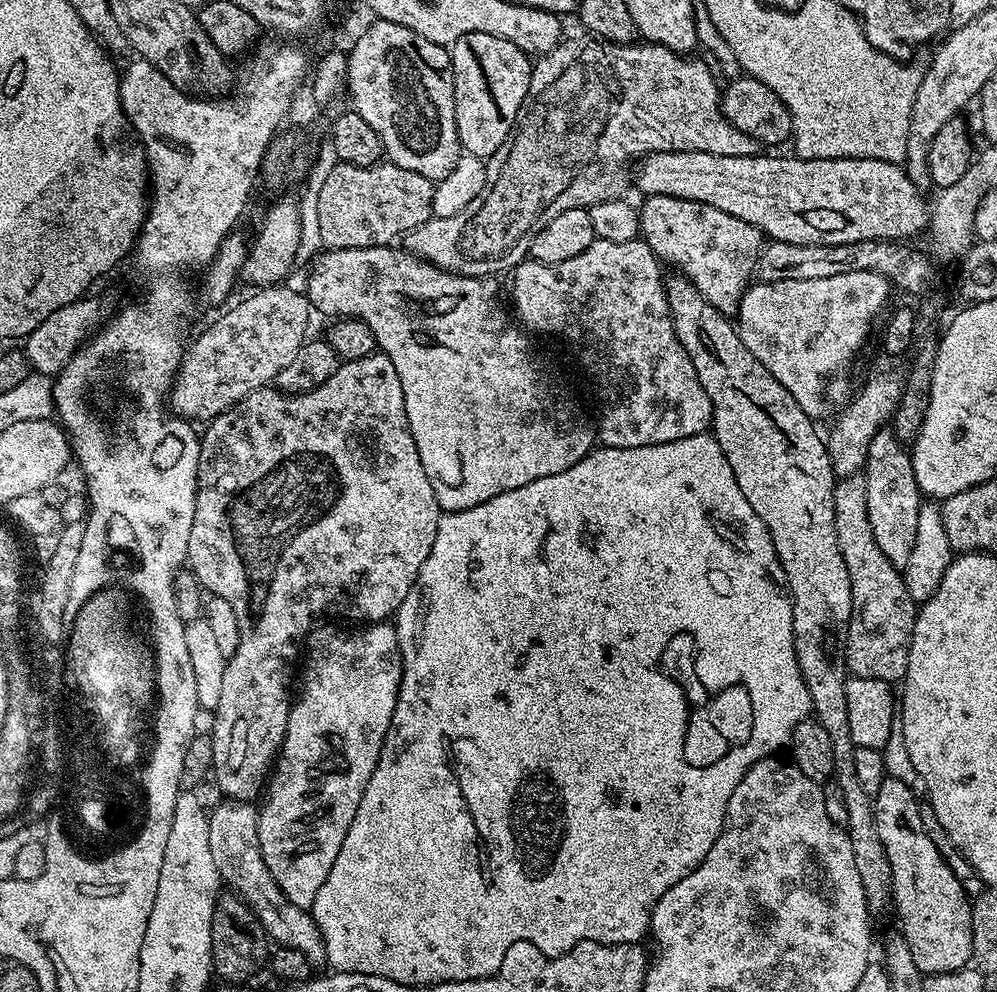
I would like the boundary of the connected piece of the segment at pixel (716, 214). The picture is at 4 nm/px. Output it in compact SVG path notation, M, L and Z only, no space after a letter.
M650 196L639 205L640 236L648 244L649 249L660 262L665 265L677 264L679 271L687 276L694 286L707 300L713 301L712 292L716 292L716 276L720 276L720 236L724 236L724 220L728 220L728 228L749 228L750 222L742 222L742 218L734 218L734 214L726 214L726 210L718 210L715 206L670 198L669 196Z

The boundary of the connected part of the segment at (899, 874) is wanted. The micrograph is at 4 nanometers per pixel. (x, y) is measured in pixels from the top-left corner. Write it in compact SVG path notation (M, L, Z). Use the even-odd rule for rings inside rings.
M885 775L882 786L878 786L872 801L874 806L874 822L878 822L878 838L882 838L882 846L886 846L886 858L890 858L892 871L892 898L894 912L900 915L899 931L904 933L910 946L910 954L914 954L914 962L918 970L927 975L953 972L965 967L972 958L972 927L970 926L969 893L964 893L956 872L944 861L938 845L932 841L928 828L924 825L924 816L920 813L920 804L916 801L913 785Z

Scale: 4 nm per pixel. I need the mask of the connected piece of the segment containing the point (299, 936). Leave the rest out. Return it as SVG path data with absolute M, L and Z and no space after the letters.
M248 802L223 803L208 812L210 854L214 858L214 866L218 866L221 881L252 907L273 945L302 950L313 966L323 965L326 960L324 938L311 911L289 902L262 858L262 846L258 842L257 809Z

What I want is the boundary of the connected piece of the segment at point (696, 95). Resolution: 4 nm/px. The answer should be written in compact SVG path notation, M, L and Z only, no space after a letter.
M599 38L584 39L588 40L561 39L551 52L541 55L533 63L530 90L526 90L526 98L518 110L518 118L514 122L512 132L506 138L506 142L502 142L500 156L487 157L486 178L488 185L484 188L484 195L466 210L462 210L458 214L450 214L450 218L433 216L425 224L408 233L402 240L403 247L407 251L420 257L421 260L428 261L435 268L441 268L444 272L453 272L459 276L491 276L496 278L499 277L499 272L511 273L520 263L529 259L532 243L538 230L542 230L550 221L558 218L558 214L575 208L589 209L598 202L621 199L625 195L624 191L630 188L630 164L628 168L628 160L635 161L639 157L649 156L651 152L681 152L682 150L694 150L706 154L726 154L730 158L761 155L762 145L754 138L750 138L750 134L742 134L742 130L735 128L722 114L720 109L721 85L716 85L711 70L702 61L688 60L692 58L685 58L681 53L662 44L651 42L615 44Z

